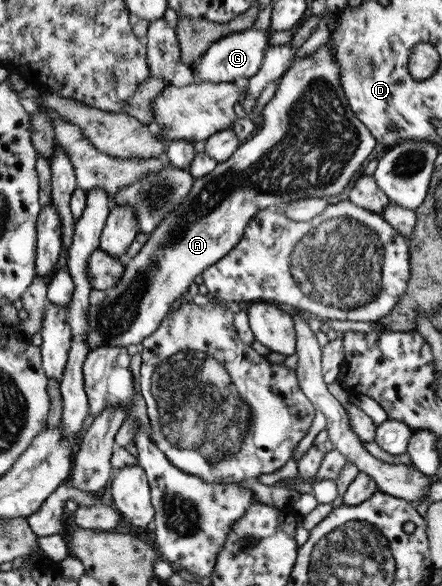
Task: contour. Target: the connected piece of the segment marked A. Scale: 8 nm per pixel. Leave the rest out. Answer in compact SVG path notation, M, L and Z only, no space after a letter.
M331 37L326 45L319 48L315 53L312 53L312 56L297 60L297 63L291 65L278 80L276 94L262 109L261 117L258 119L259 129L256 134L254 134L253 137L246 139L243 144L240 144L240 147L235 153L227 161L219 164L210 174L204 175L204 177L195 178L194 185L192 185L188 197L184 199L184 203L180 203L180 207L174 207L172 211L160 221L160 225L149 234L148 241L146 241L144 247L138 251L138 255L134 255L125 260L125 270L120 281L113 288L106 290L107 297L104 299L104 302L91 305L88 310L86 345L90 347L90 350L94 347L102 347L102 345L108 347L128 347L128 345L139 346L143 339L146 339L148 335L152 335L152 333L160 327L162 319L170 313L172 303L177 299L180 299L182 293L188 292L188 287L194 283L194 279L196 279L198 275L202 275L206 267L210 267L213 263L220 261L224 255L228 255L228 251L232 251L232 249L236 247L236 243L240 243L240 239L242 239L244 235L244 229L246 229L249 220L260 210L286 207L286 203L298 199L311 200L338 195L338 193L342 193L344 189L348 189L350 183L356 181L356 177L358 177L356 173L360 171L360 168L364 165L364 161L370 157L378 143L376 139L374 139L372 132L356 117L356 115L354 115L354 112L349 107L347 98L345 97L339 81L339 66L335 63L335 58L331 55L329 49L331 49Z

